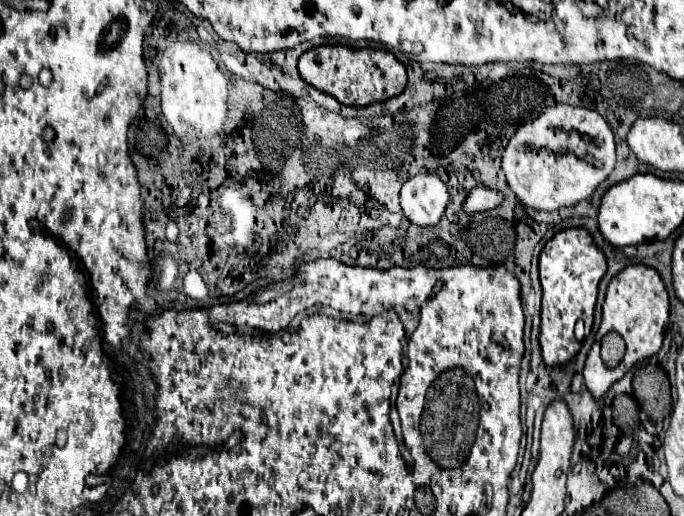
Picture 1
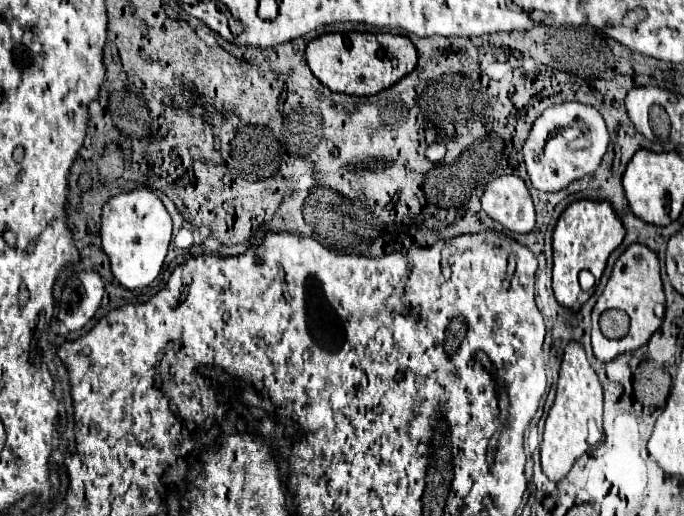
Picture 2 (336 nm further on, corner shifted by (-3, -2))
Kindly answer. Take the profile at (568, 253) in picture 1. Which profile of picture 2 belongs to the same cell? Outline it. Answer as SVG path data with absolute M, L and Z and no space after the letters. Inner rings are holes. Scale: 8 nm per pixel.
M600 199L600 201L574 201L566 207L566 211L560 215L556 229L554 229L554 295L560 305L568 309L580 309L592 293L586 293L580 289L578 273L580 271L590 271L596 279L602 277L602 271L606 267L608 255L622 243L624 239L624 225L620 217L616 215L614 207L610 201Z

